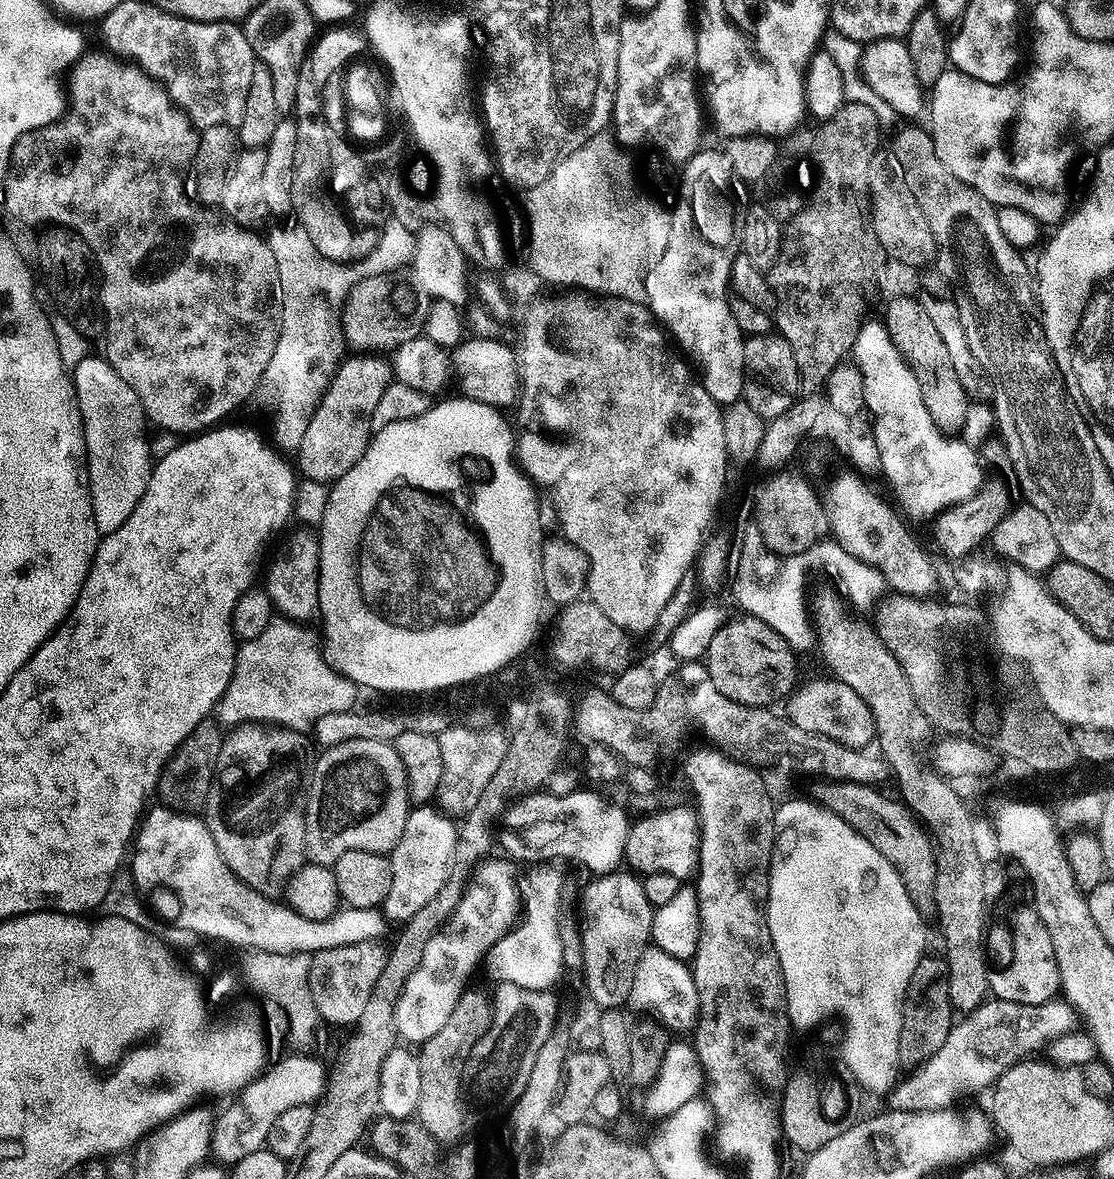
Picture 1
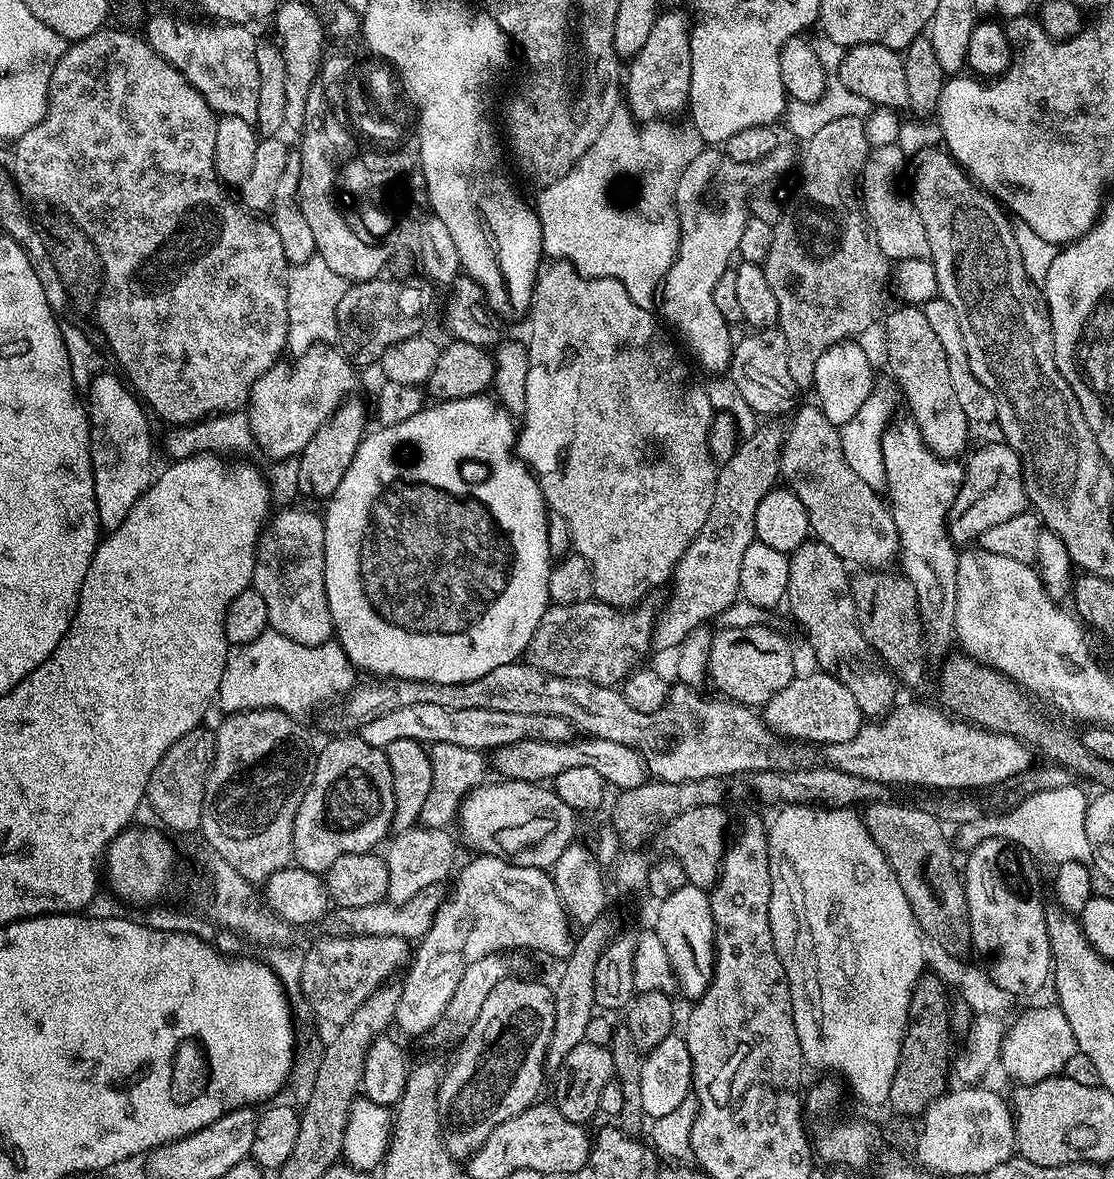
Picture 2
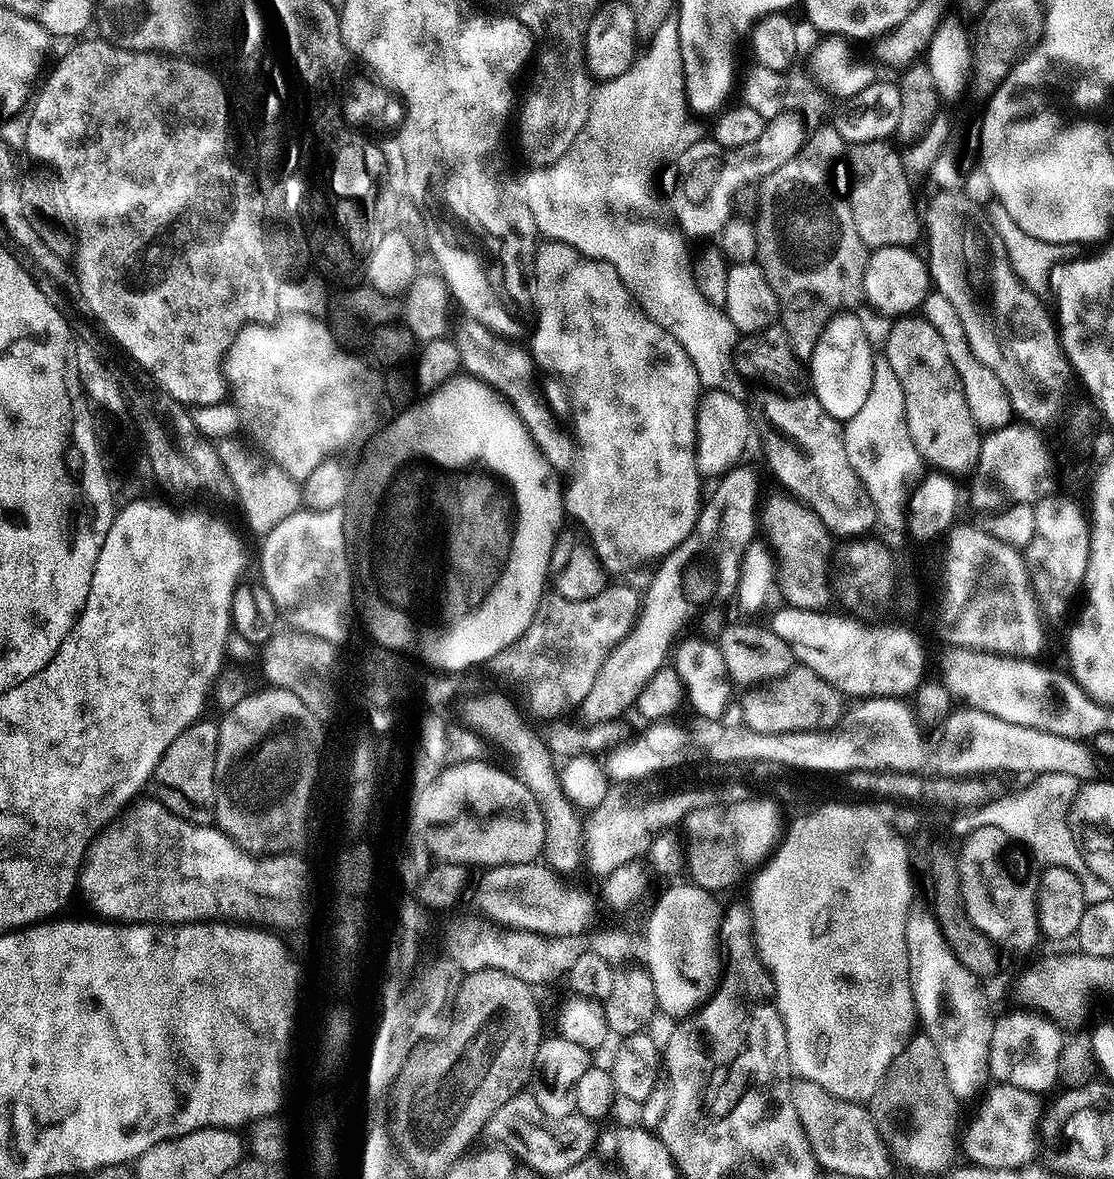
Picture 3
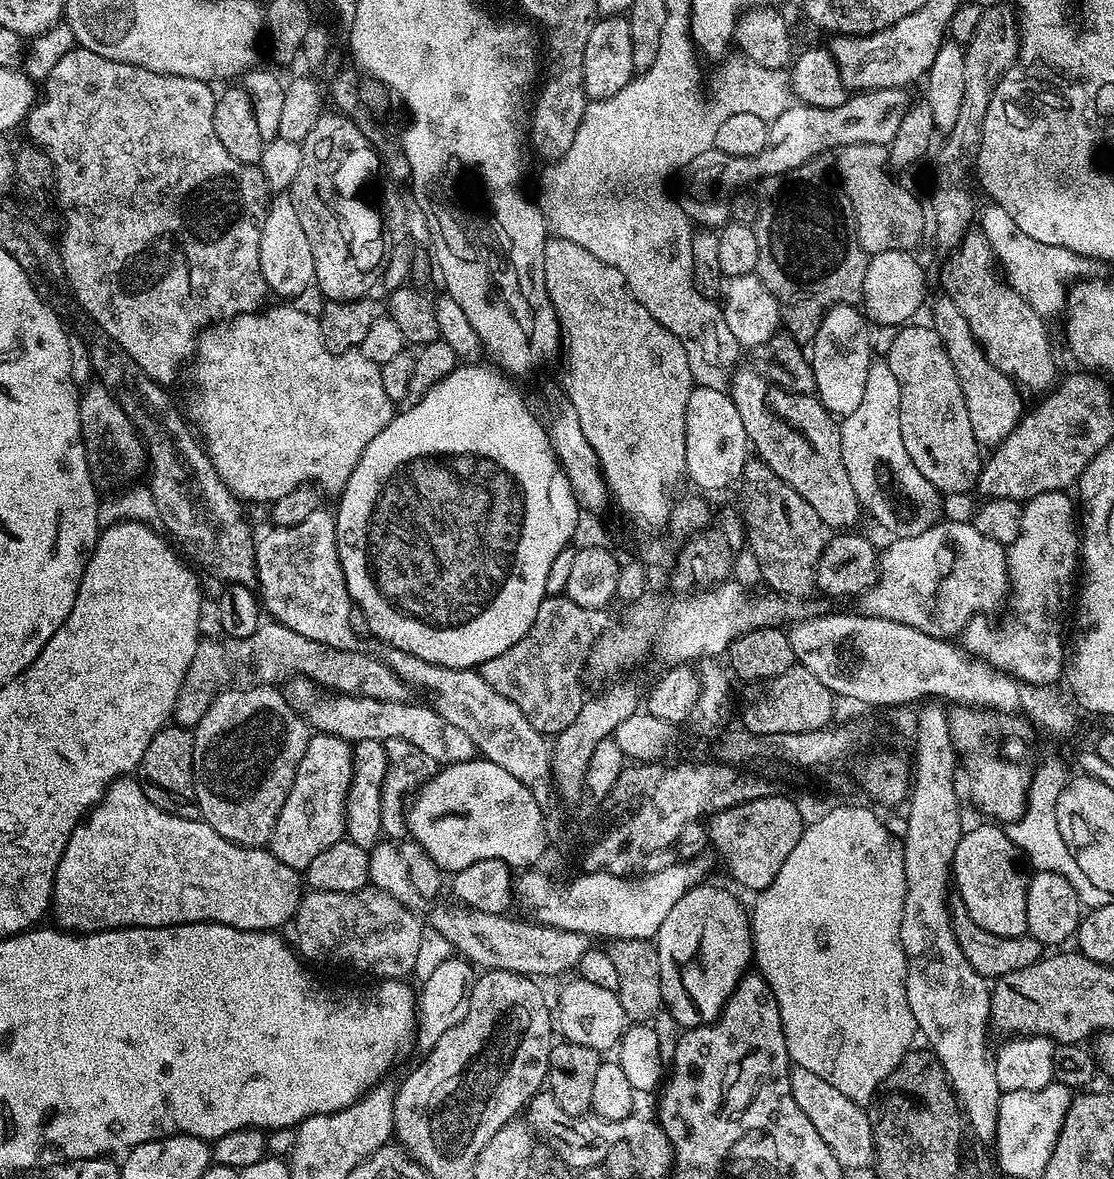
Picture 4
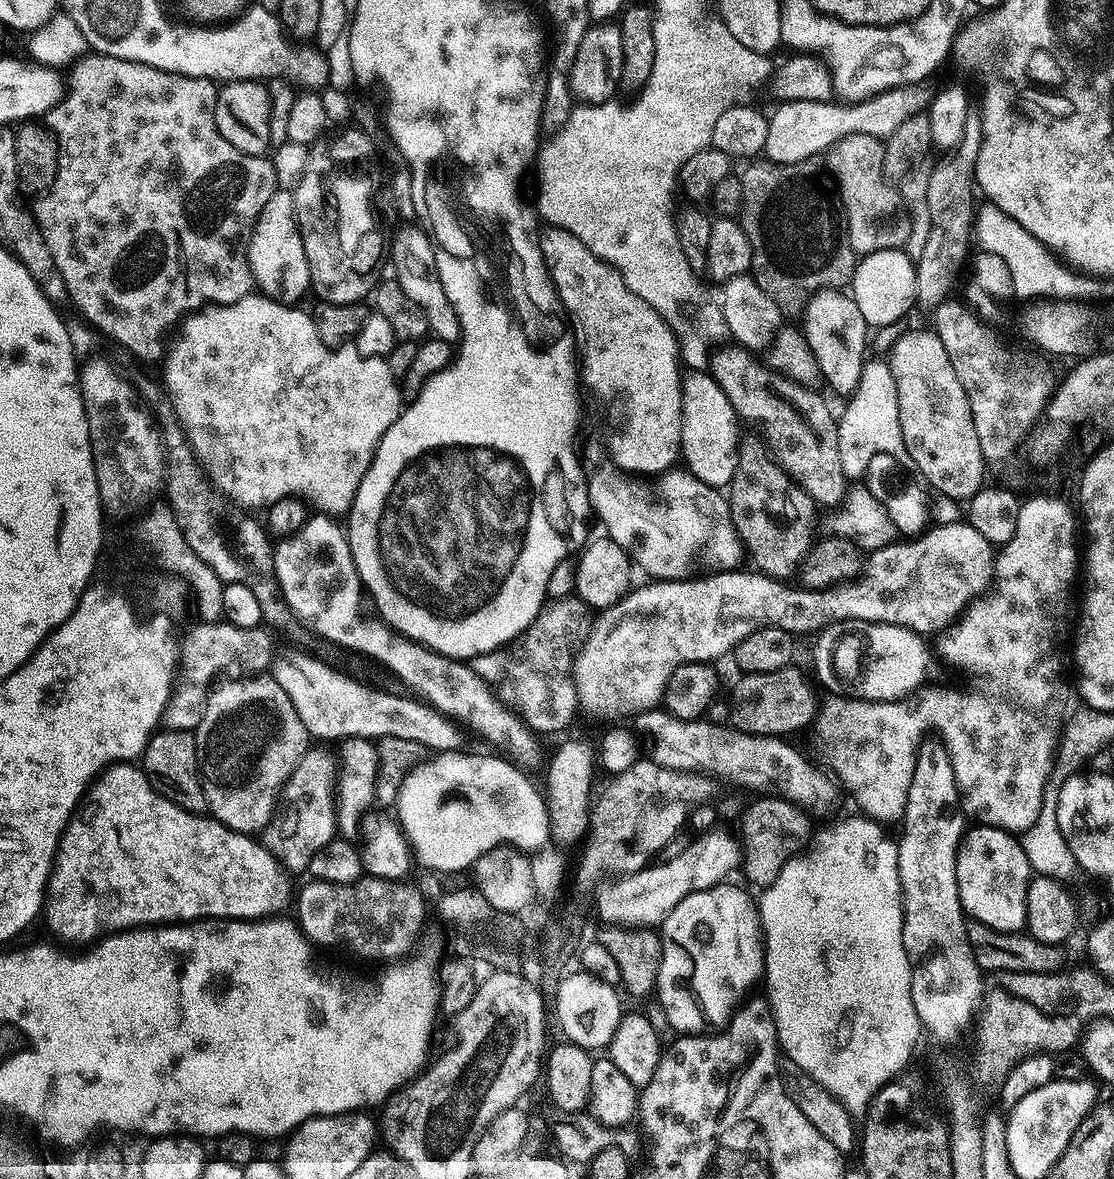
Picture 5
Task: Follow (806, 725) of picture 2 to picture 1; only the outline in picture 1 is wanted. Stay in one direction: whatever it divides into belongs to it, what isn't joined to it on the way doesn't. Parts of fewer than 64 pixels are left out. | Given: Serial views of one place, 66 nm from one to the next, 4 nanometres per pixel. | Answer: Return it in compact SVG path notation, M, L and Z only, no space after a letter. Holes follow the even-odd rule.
M835 677L814 678L793 689L784 706L786 717L808 733L836 739L850 748L865 748L875 739L873 715L862 698Z

